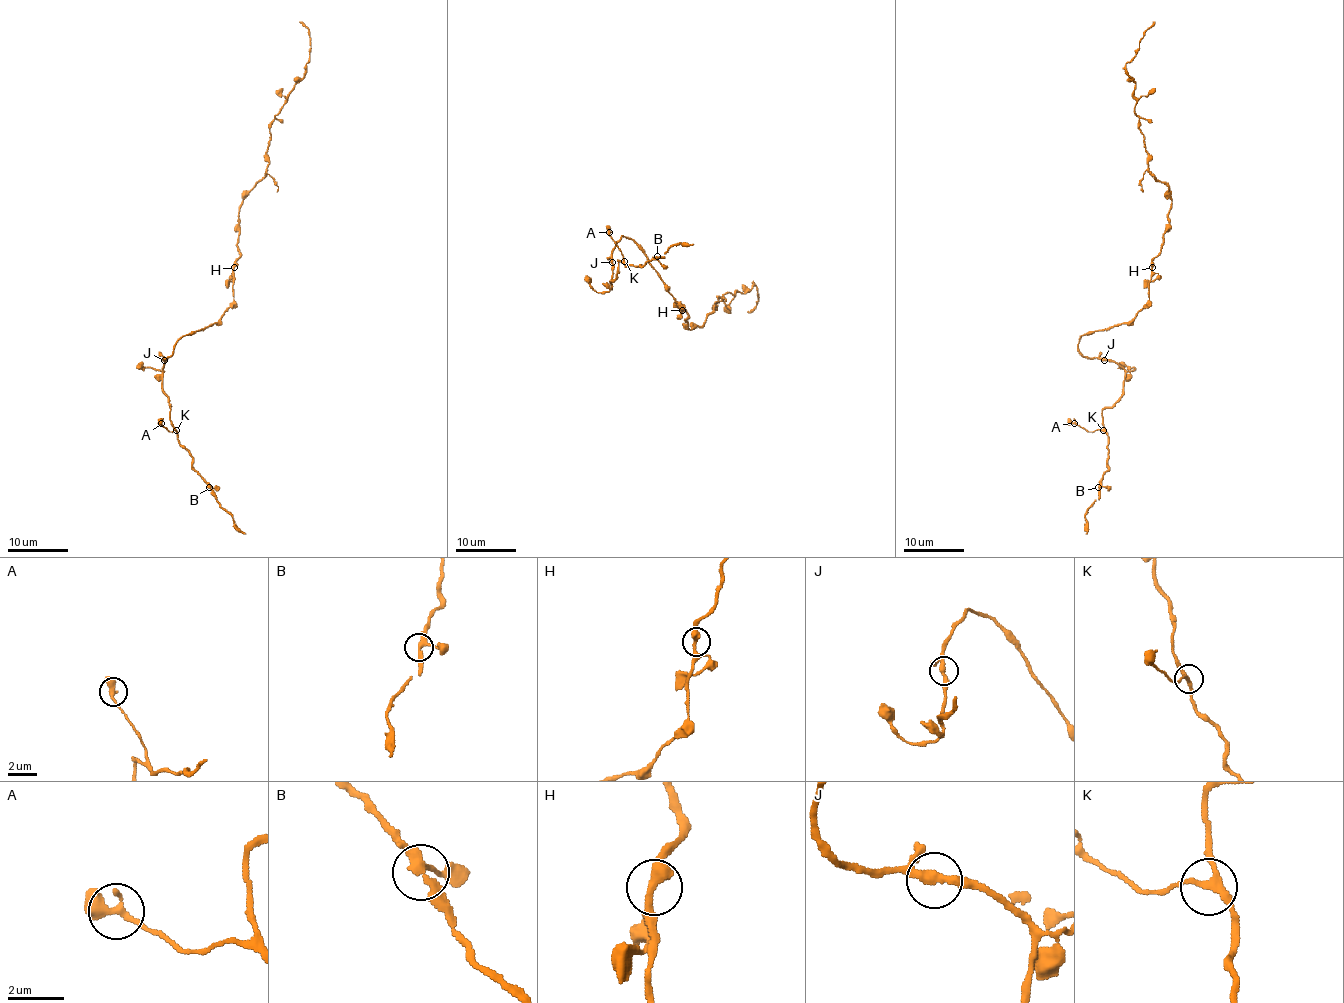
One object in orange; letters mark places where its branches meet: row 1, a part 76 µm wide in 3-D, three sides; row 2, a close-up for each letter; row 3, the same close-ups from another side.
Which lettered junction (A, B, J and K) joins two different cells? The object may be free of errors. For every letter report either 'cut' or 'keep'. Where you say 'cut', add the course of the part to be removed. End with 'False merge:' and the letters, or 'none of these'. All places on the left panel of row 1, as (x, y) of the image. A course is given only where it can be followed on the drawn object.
A: keep
B: keep
J: keep
K: keep
False merge: none of these

